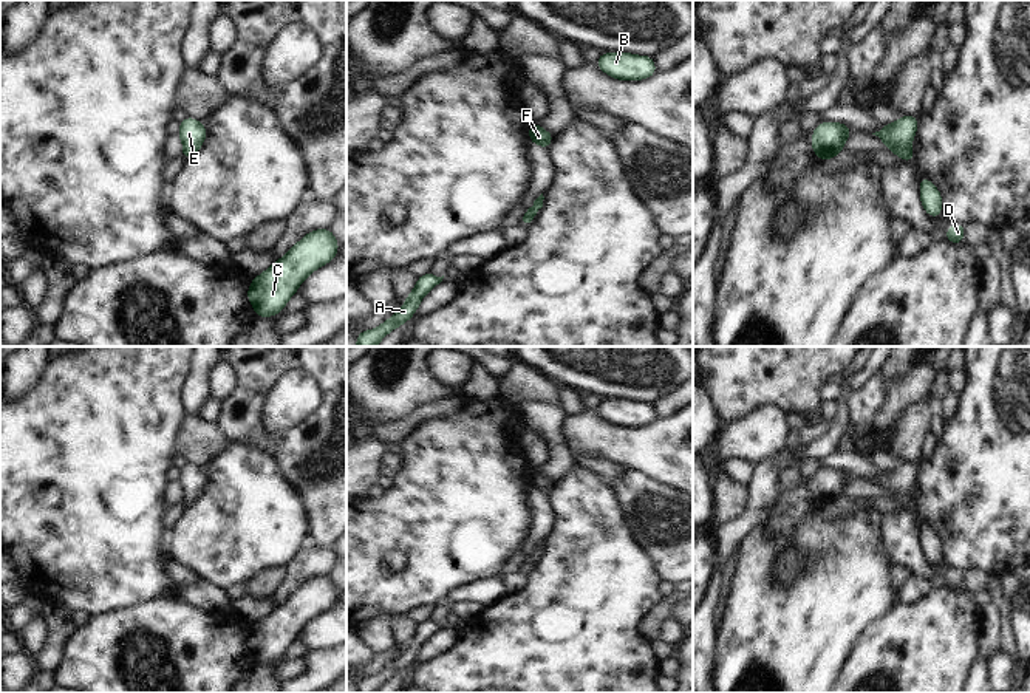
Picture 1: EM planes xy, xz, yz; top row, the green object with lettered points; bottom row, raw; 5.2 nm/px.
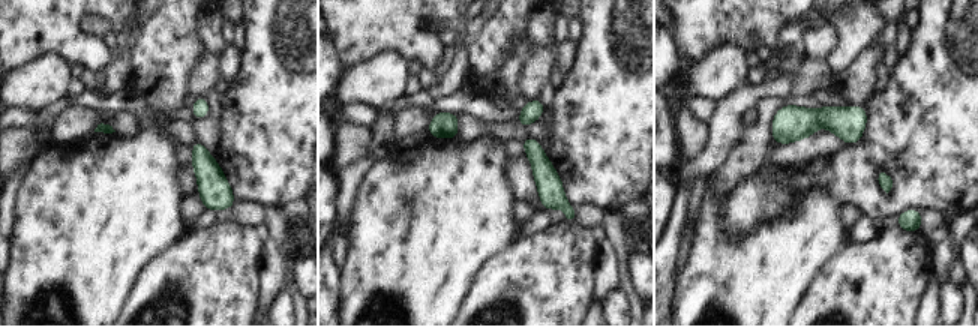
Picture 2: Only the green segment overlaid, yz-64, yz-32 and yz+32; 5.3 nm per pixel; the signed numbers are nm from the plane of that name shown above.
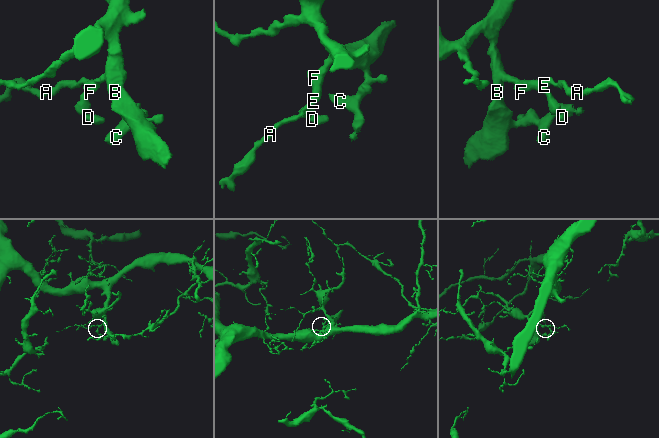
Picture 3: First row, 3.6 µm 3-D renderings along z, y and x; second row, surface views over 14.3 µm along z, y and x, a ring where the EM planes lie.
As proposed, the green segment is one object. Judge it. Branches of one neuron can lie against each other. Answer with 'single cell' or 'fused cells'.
single cell

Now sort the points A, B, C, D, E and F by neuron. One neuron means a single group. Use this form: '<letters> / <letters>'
A B C D E F

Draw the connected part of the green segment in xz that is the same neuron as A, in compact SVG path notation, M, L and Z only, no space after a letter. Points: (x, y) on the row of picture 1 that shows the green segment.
M431 272L418 277L416 286L407 295L407 300L402 305L402 308L394 316L387 319L380 326L370 331L360 331L357 334L356 346L376 346L394 328L404 326L404 323L414 316L422 297L435 286L438 286L442 282L442 278L444 275L438 277Z

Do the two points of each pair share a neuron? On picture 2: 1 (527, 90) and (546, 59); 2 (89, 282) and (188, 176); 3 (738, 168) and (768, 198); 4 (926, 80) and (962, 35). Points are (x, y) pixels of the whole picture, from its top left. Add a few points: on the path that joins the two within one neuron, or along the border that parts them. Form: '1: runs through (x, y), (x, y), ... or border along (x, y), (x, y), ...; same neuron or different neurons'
1: runs through (530, 83), (539, 66); same neuron
2: border along (177, 164), (177, 183), (183, 200); different neurons
3: border along (758, 170), (746, 176), (725, 197); different neurons
4: runs through (936, 69), (960, 45); same neuron

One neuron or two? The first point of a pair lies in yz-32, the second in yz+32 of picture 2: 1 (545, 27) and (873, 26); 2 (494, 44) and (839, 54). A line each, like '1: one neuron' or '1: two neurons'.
1: one neuron
2: two neurons

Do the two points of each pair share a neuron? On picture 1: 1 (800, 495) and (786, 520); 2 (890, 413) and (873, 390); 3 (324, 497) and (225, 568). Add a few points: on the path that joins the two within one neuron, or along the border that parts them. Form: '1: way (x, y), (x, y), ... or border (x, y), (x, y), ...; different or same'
1: way (798, 501), (789, 514); same
2: border (903, 373), (888, 382), (874, 418), (879, 430); different
3: border (286, 480), (302, 503), (308, 535); different

